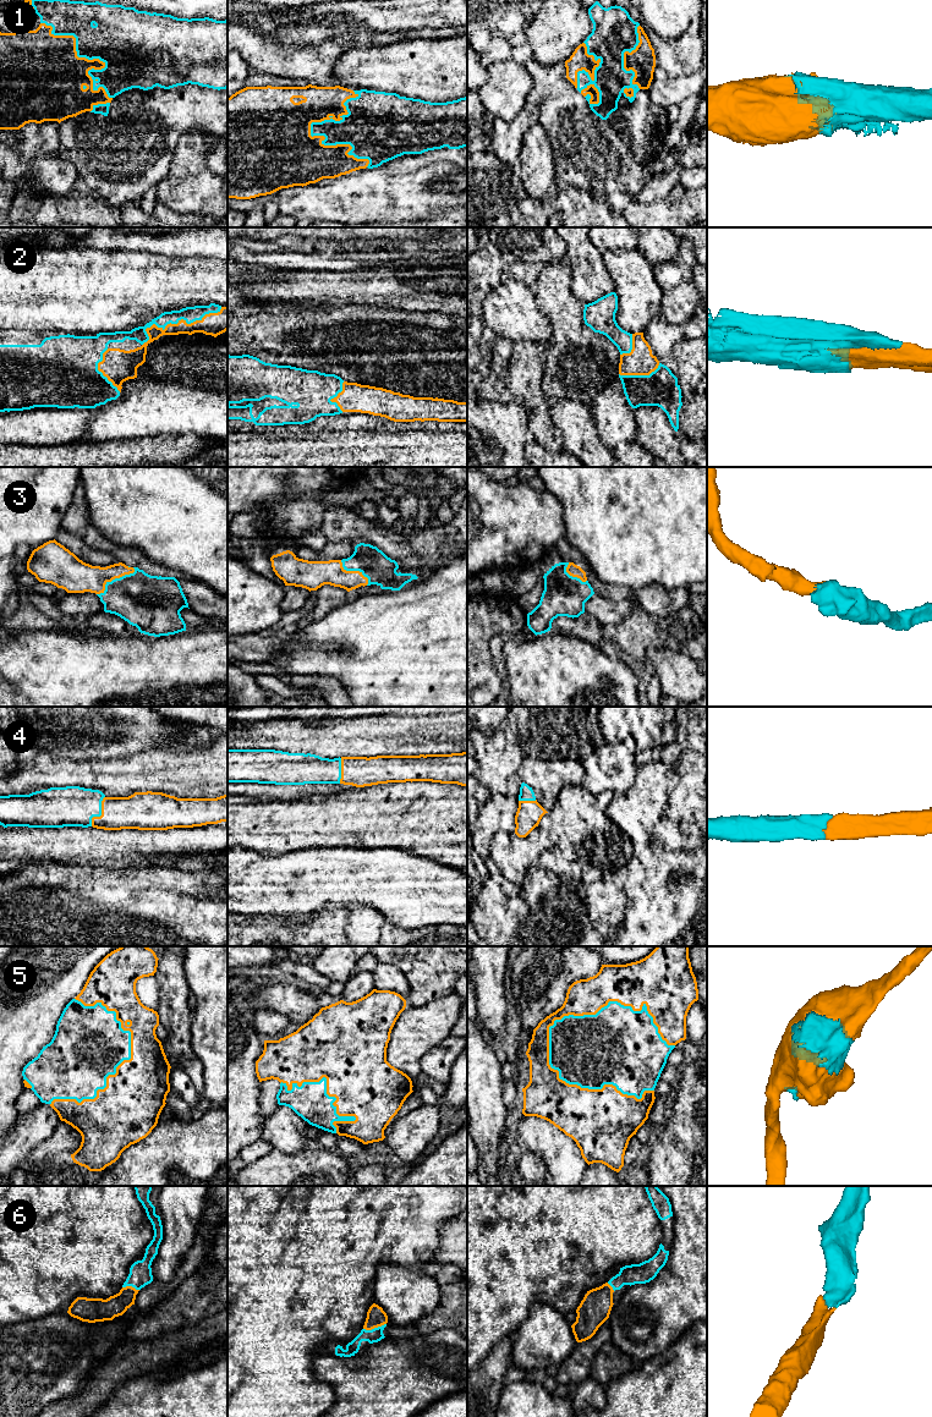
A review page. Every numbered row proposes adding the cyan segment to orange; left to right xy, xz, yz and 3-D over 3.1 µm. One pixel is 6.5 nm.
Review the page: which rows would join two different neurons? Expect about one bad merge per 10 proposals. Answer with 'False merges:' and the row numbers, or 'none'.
False merges: none

